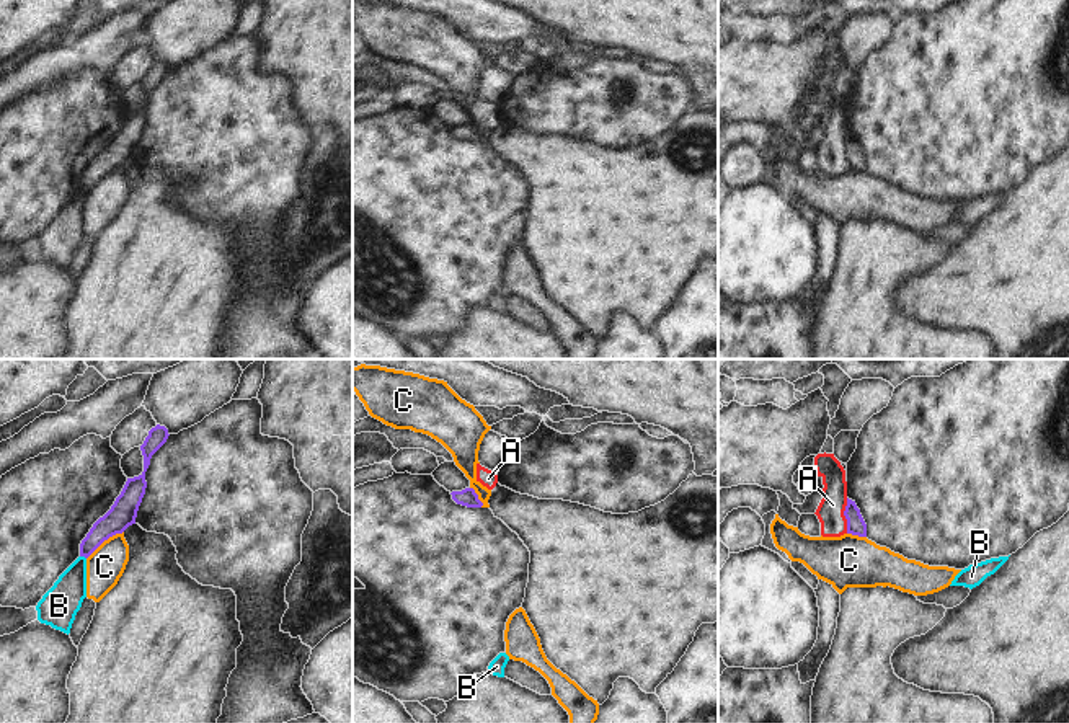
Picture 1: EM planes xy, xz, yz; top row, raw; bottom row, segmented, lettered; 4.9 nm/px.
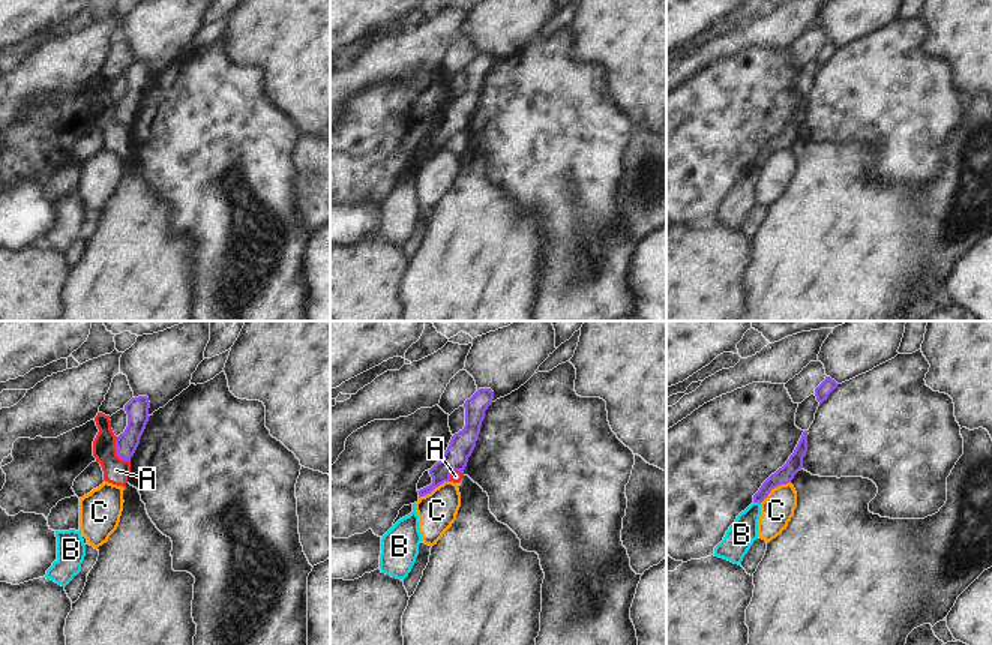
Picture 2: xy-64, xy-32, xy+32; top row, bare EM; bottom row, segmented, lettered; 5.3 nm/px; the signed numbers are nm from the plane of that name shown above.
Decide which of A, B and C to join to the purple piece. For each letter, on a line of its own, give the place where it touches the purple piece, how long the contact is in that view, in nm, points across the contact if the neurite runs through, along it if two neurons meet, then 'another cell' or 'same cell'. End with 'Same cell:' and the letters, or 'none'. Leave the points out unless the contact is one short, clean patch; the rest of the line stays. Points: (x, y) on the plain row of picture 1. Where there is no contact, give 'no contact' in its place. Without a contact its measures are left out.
A: contact yz (844, 149); length 180 nm; border yz (847, 133), (844, 146), (846, 167); another cell
B: contact xy (84, 190); length 40 nm; border xy (80, 190), (85, 193); another cell
C: contact xy (105, 173); length 240 nm; border xy (123, 165), (110, 170), (87, 193); another cell
Same cell: none

